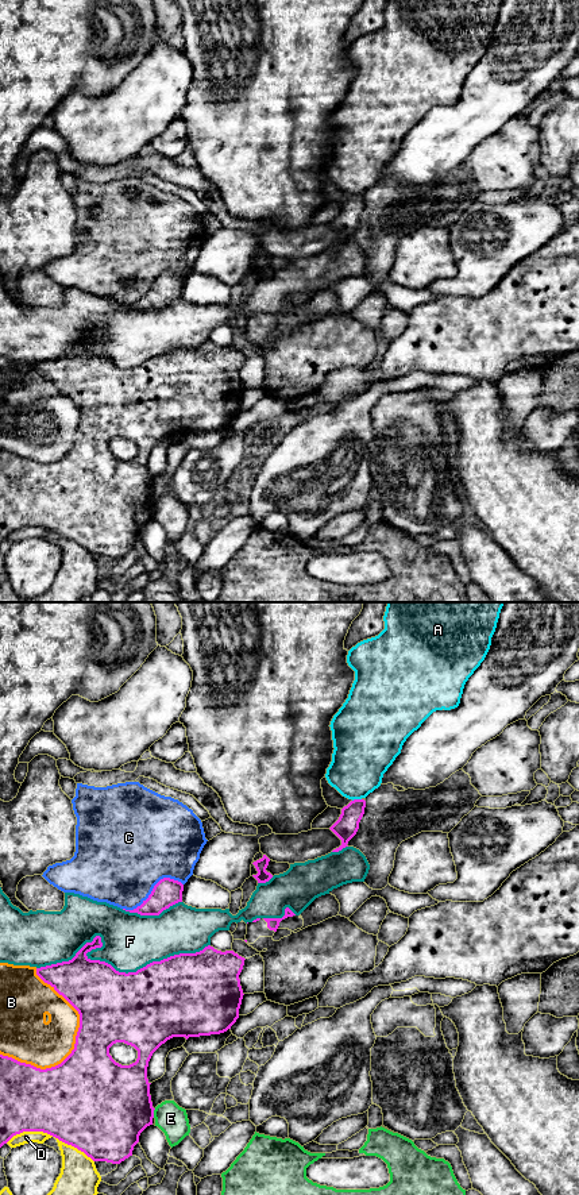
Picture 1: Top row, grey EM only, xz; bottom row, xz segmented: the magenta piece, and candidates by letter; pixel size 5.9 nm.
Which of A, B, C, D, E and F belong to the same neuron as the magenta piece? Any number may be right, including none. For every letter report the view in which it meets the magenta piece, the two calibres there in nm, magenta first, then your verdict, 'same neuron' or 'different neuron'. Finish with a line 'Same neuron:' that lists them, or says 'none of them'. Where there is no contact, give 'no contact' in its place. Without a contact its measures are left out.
A: xz | 140/340 nm | different neuron
B: xz | 420/280 nm | different neuron
C: xz | 160/480 nm | different neuron
D: xz | 500/80 nm | different neuron
E: xz | 460/180 nm | different neuron
F: xz | 380/340 nm | different neuron
Same neuron: none of them

